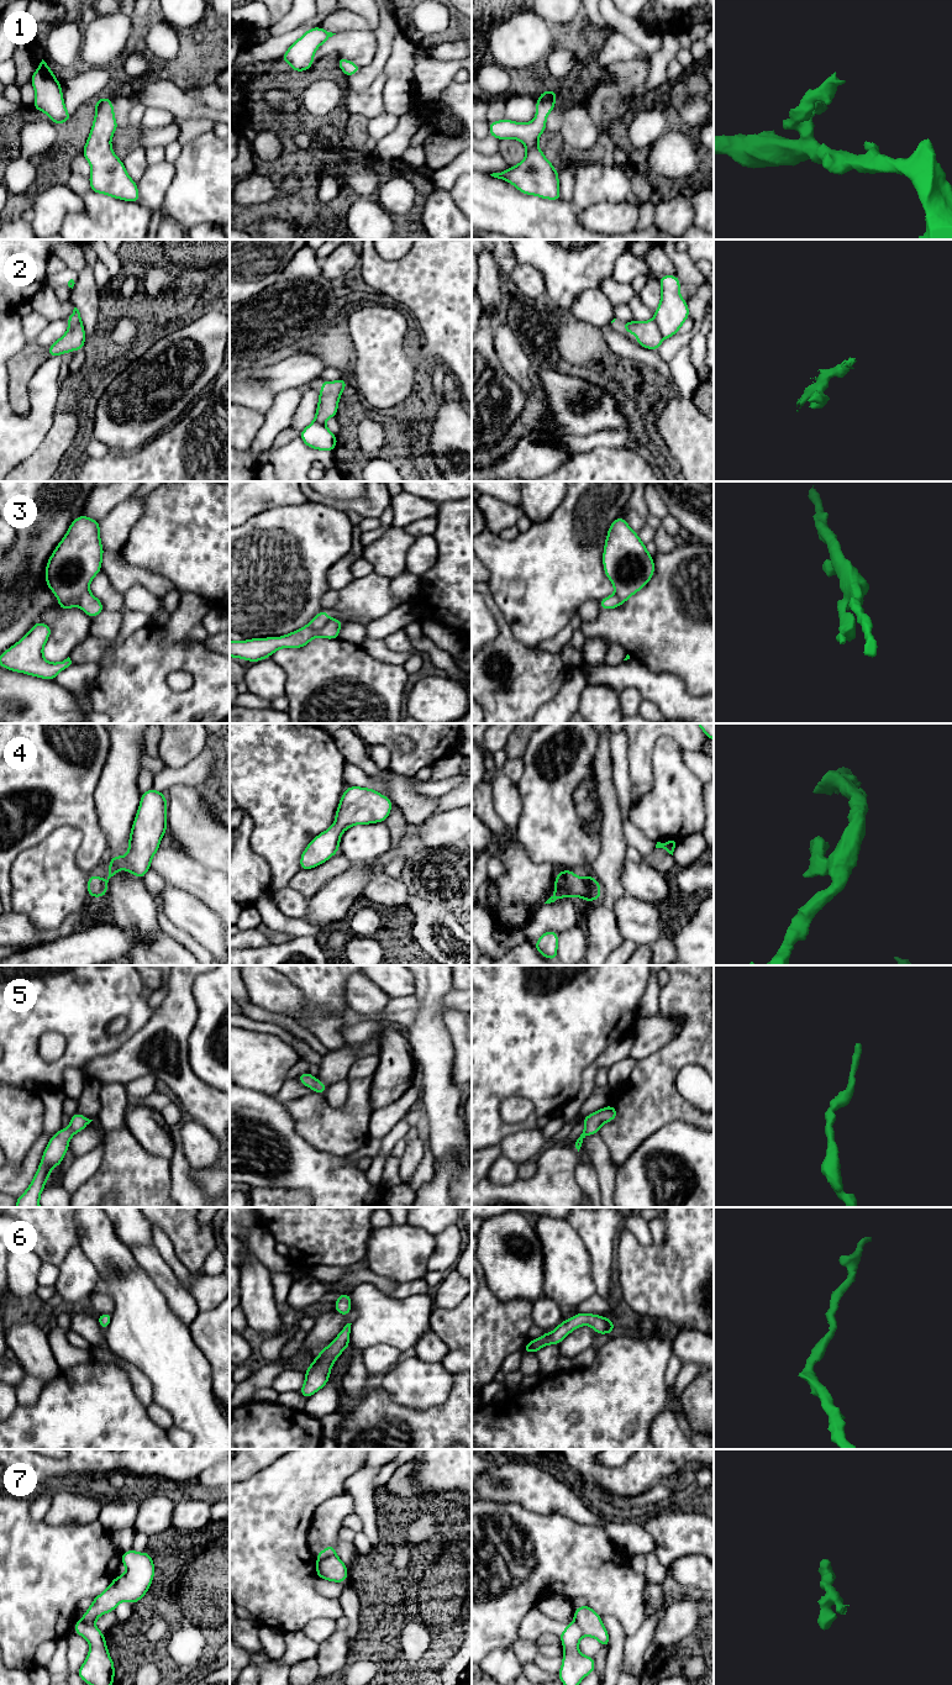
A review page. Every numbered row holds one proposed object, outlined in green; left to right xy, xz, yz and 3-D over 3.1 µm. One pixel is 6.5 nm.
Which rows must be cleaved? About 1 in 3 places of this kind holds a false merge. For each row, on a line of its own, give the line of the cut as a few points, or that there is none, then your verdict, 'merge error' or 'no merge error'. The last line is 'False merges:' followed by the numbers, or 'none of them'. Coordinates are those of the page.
1: cut none; no merge error
2: cut yz (652, 320), (663, 338); merge error
3: cut xy (79, 603), (73, 600), (59, 604); merge error
4: cut none; no merge error
5: cut none; no merge error
6: cut none; no merge error
7: cut xz (335, 1554), (317, 1560); merge error
False merges: 2, 3, 7

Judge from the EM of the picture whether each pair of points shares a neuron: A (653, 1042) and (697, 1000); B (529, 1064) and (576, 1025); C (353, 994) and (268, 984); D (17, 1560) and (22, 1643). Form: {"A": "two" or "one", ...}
{"A": "two", "B": "one", "C": "two", "D": "one"}

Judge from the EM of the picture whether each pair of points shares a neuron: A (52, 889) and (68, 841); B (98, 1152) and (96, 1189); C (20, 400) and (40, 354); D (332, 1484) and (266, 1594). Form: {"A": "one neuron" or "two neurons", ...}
{"A": "one neuron", "B": "two neurons", "C": "one neuron", "D": "one neuron"}

